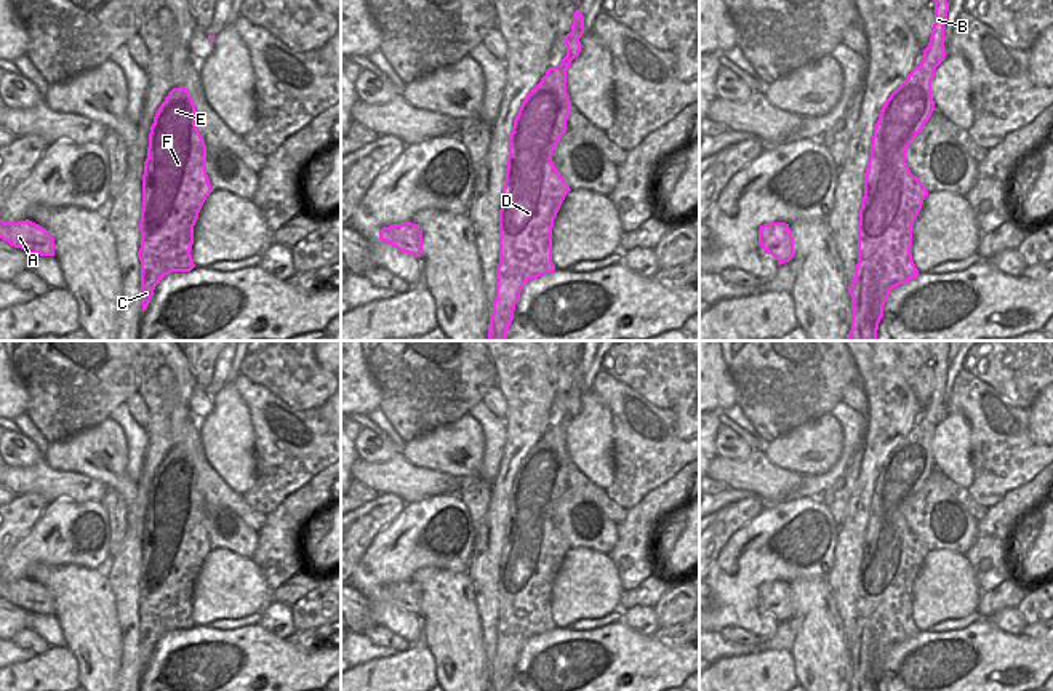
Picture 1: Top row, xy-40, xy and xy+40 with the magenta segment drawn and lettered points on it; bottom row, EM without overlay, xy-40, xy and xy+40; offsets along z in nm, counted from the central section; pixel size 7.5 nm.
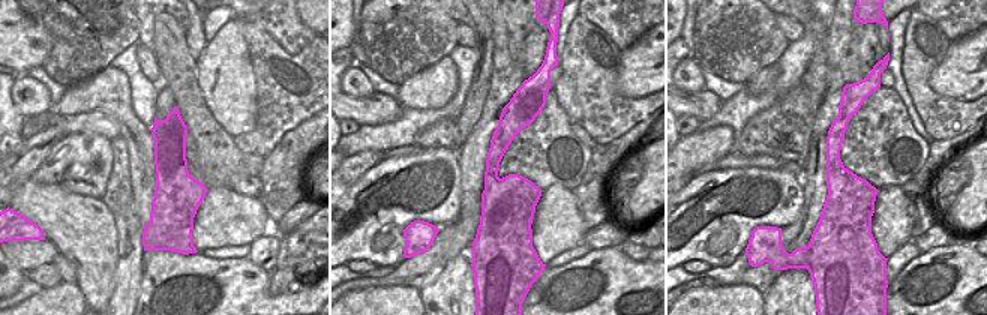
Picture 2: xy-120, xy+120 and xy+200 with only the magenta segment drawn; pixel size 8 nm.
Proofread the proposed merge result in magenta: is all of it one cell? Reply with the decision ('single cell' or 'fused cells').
fused cells

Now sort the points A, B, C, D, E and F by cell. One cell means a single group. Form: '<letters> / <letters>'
A / B C D E F

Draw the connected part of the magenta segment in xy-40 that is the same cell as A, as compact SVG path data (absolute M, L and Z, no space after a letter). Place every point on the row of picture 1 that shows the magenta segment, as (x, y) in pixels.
M0 219L0 238L27 254L54 256L54 238L42 226L26 219L5 222Z

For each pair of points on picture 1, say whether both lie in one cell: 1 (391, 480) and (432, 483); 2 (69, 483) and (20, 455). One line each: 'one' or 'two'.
1: one
2: two

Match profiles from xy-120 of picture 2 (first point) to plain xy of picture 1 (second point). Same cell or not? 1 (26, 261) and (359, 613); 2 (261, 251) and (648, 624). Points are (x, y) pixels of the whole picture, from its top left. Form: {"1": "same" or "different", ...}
{"1": "same", "2": "same"}

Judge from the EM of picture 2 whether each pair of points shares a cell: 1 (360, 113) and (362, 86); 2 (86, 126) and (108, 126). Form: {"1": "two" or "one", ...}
{"1": "two", "2": "one"}

